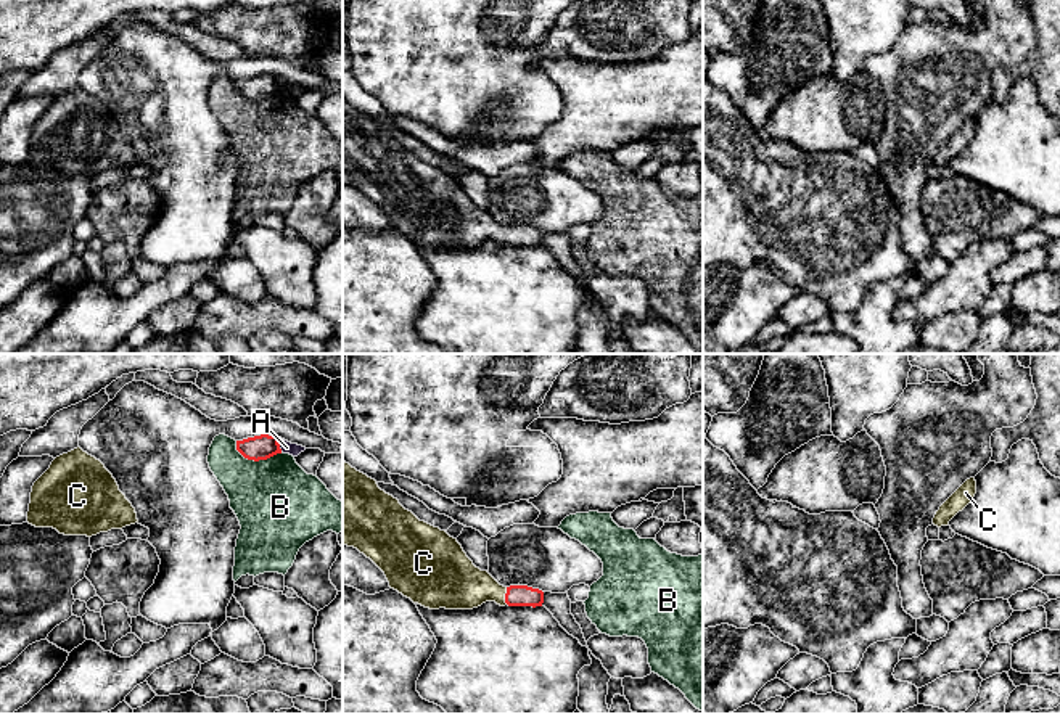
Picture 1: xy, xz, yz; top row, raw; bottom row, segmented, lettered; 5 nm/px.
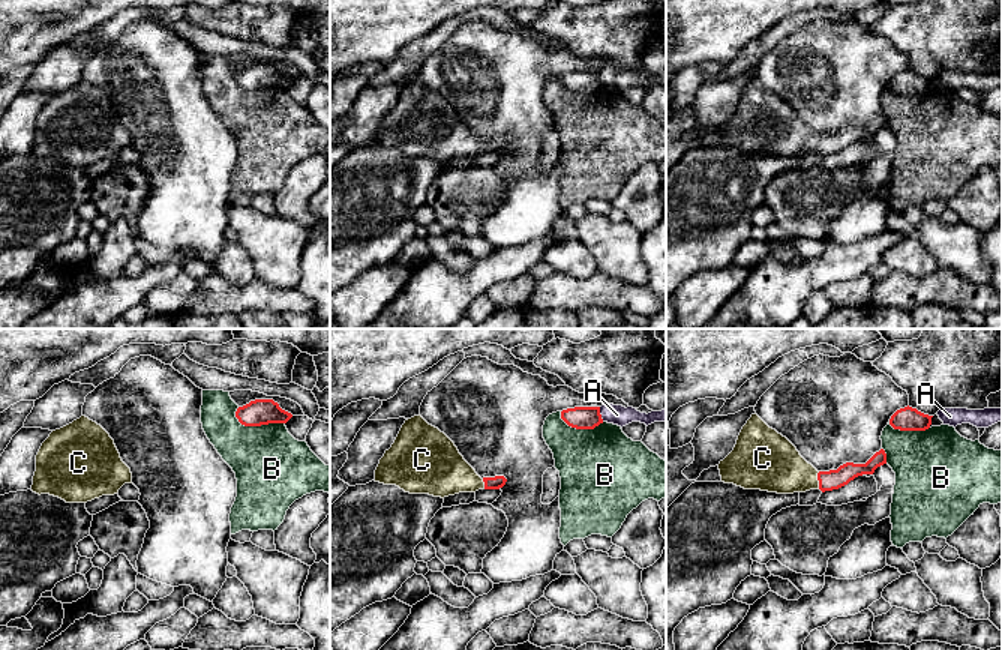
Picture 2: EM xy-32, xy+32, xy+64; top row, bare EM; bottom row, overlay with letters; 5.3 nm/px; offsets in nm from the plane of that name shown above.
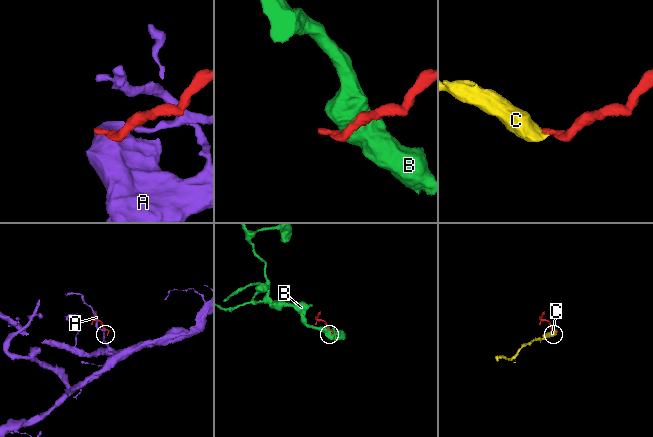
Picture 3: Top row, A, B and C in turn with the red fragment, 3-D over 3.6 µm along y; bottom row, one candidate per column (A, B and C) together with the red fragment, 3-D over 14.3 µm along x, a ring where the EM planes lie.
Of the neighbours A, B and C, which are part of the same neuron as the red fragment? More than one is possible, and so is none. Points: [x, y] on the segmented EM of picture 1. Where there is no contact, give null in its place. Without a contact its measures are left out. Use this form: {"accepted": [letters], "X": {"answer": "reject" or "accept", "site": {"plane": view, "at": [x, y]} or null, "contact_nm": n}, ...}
{"accepted": ["C"], "A": {"answer": "reject", "site": {"plane": "xy", "at": [279, 444]}, "contact_nm": 70}, "B": {"answer": "reject", "site": {"plane": "xy", "at": [256, 460]}, "contact_nm": 240}, "C": {"answer": "accept", "site": {"plane": "xz", "at": [505, 595]}, "contact_nm": 90}}

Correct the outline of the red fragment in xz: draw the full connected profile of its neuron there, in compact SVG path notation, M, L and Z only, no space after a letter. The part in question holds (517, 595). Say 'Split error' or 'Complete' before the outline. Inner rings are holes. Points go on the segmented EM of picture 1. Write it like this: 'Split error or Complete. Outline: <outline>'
Split error. Outline: M343 460L343 544L357 548L370 558L386 576L389 587L429 609L473 609L486 601L500 606L542 606L544 592L528 585L500 585L487 571L481 571L466 556L457 539L446 531L420 521L405 510L397 499L381 490L375 479L357 471Z

